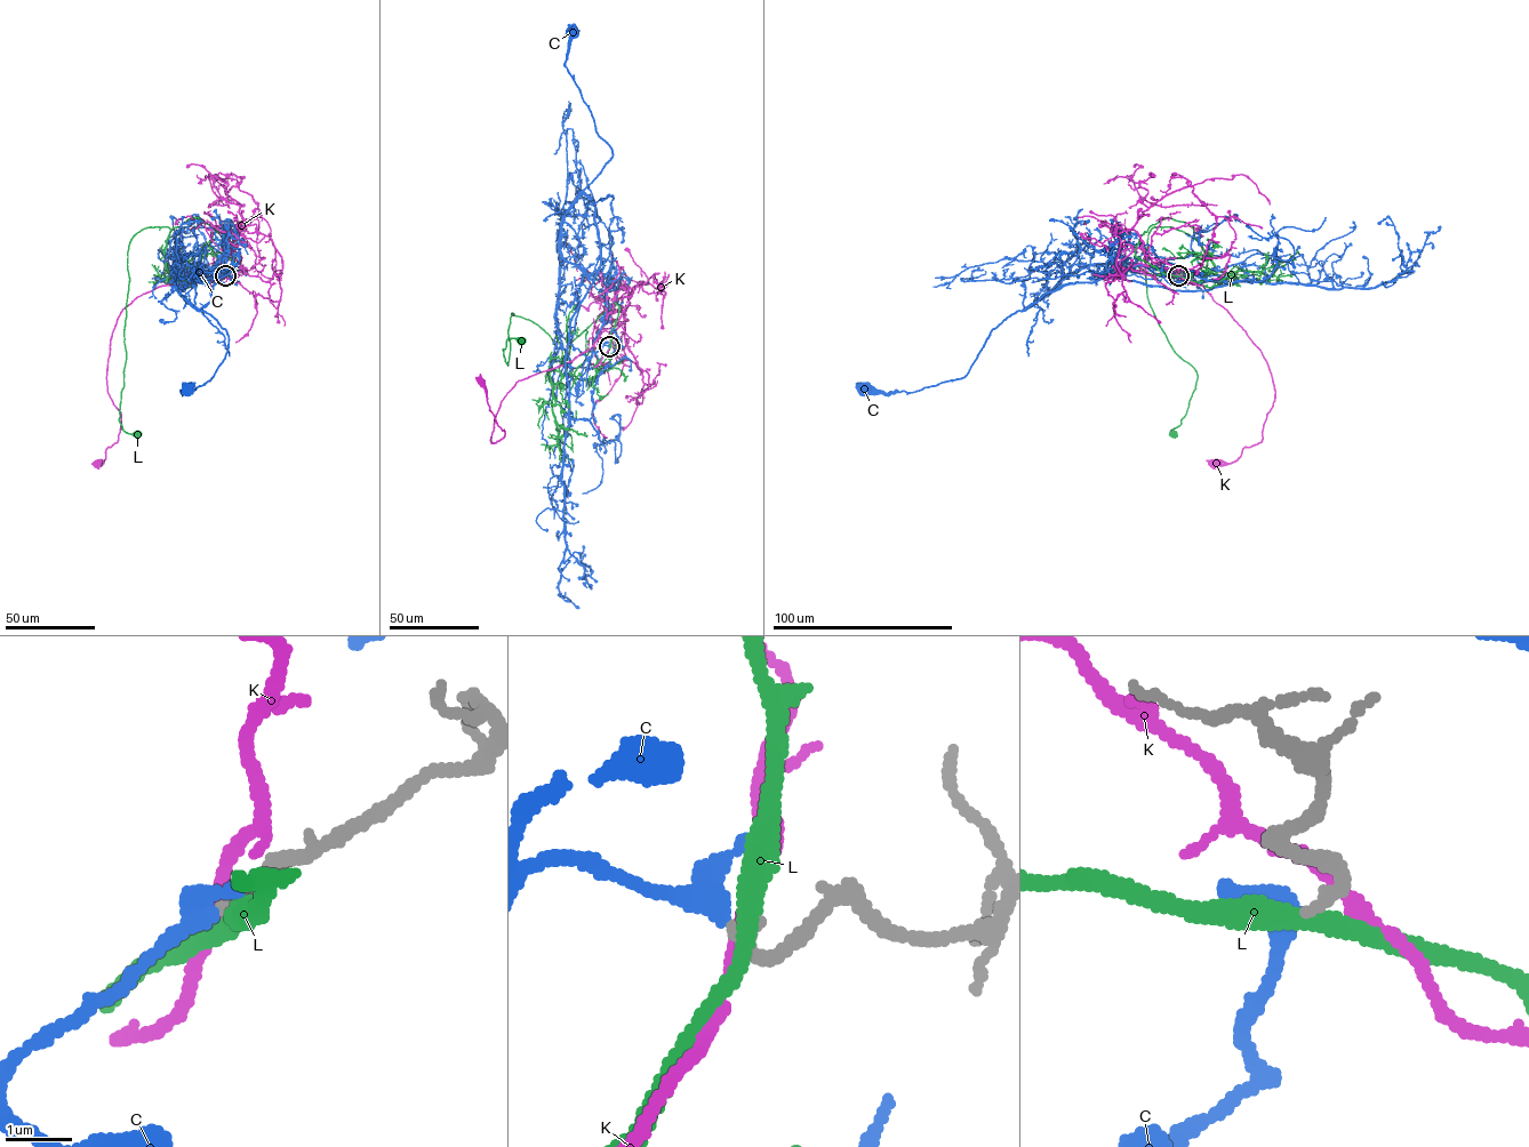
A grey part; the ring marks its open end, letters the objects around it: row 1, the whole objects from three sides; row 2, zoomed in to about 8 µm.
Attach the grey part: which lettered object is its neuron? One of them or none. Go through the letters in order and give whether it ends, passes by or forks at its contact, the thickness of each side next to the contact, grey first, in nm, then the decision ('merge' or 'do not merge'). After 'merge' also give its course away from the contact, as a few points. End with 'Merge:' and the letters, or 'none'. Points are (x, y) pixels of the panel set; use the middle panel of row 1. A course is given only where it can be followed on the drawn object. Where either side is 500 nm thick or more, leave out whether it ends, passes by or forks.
C: it passes by; calibres 200 and 320 nm; merge; course (609, 346), (592, 355), (607, 283), (595, 278), (600, 245), (584, 190), (613, 152), (565, 65), (574, 33)
K: it passes by; calibres 240 and 180 nm; do not merge
L: it passes by; calibres 200 and 320 nm; do not merge
Merge: C

